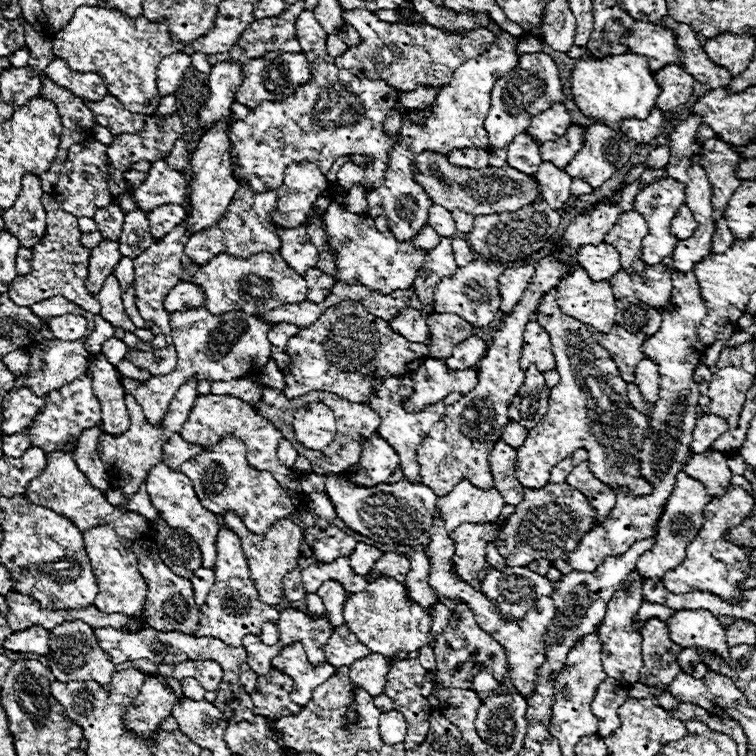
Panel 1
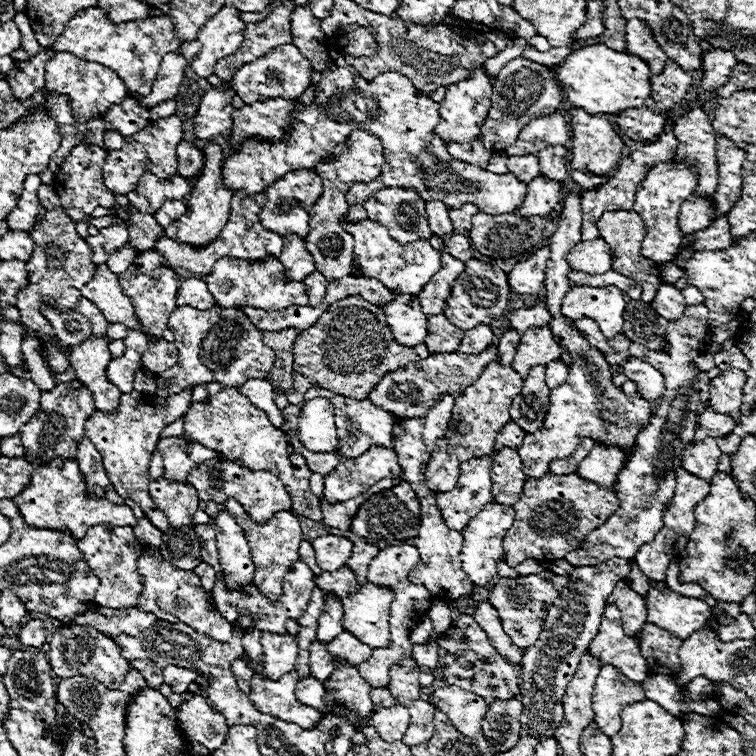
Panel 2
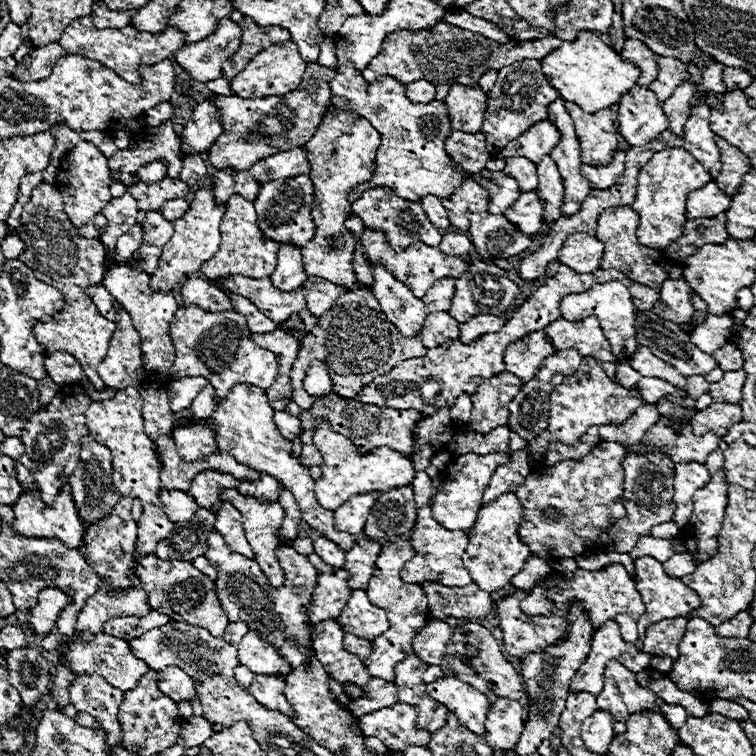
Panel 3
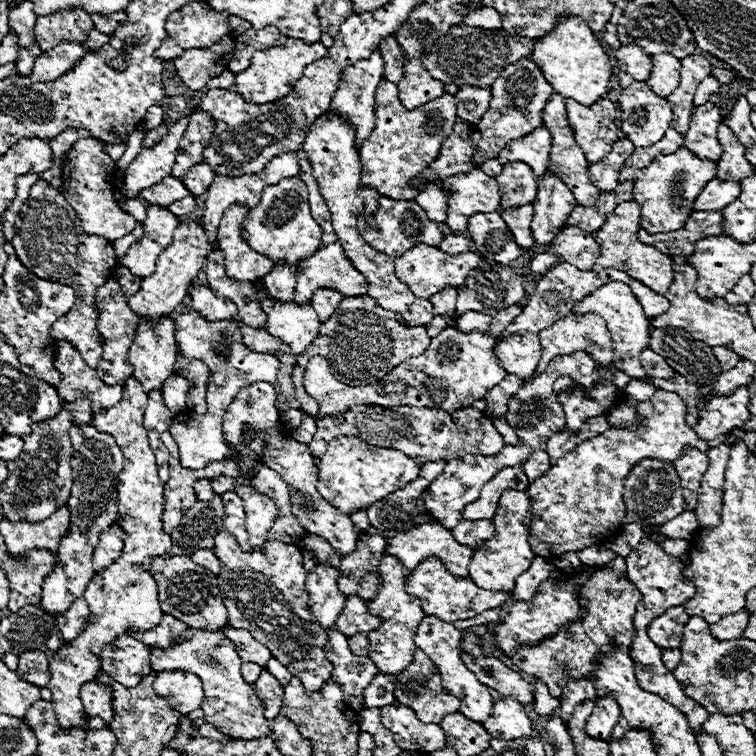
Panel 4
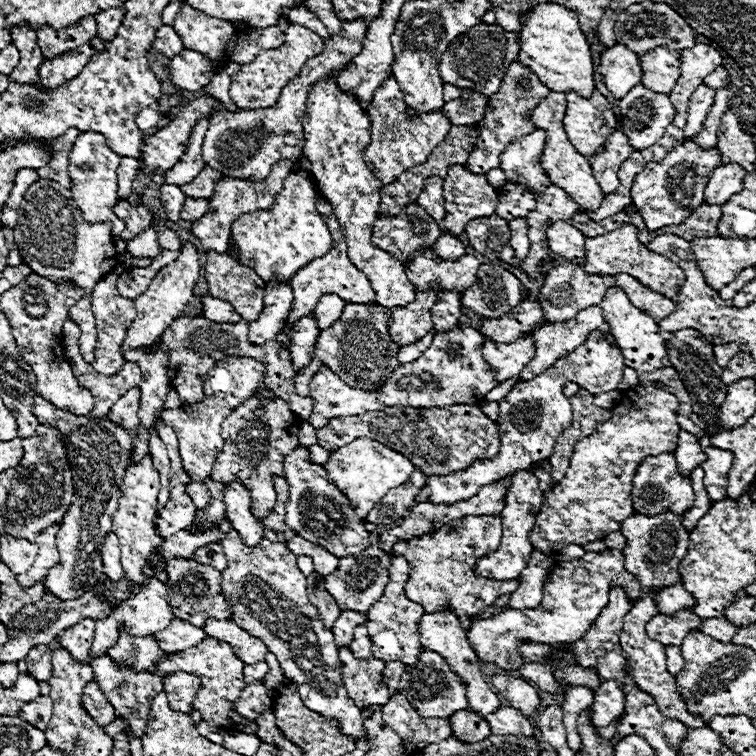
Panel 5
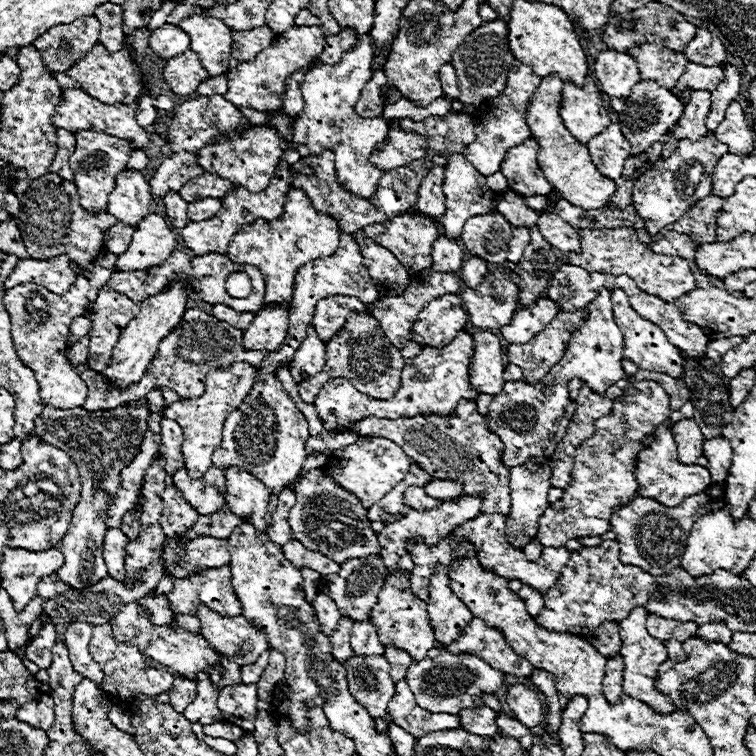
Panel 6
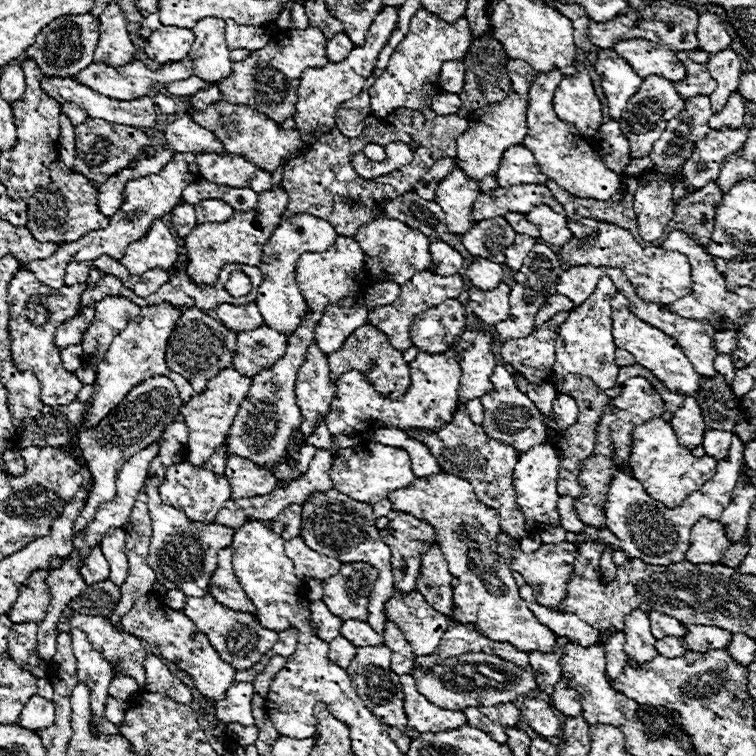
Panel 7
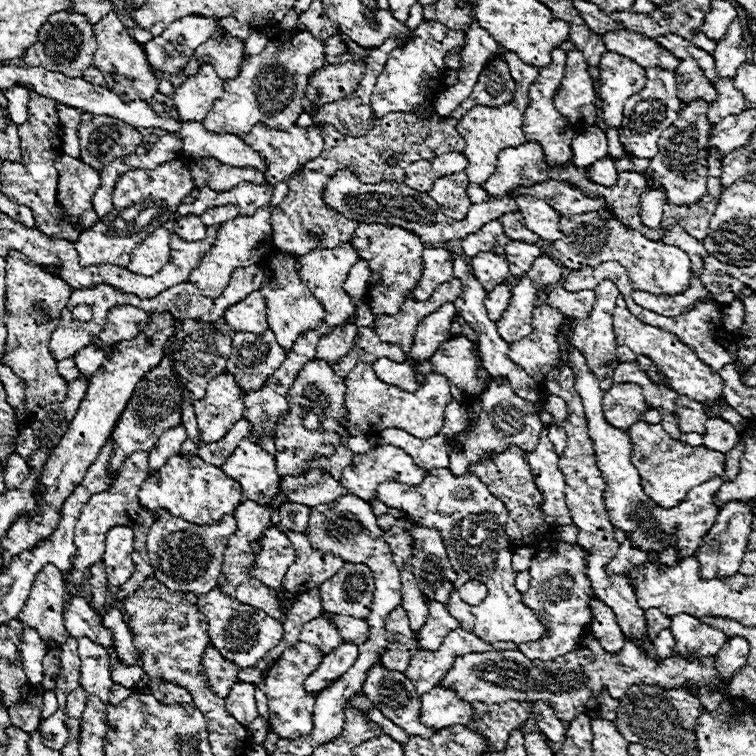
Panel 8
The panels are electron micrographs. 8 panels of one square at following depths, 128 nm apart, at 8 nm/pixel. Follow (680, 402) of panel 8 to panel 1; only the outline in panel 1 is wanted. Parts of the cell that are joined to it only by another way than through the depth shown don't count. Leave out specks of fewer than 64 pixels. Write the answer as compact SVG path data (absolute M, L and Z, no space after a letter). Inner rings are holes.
M680 472L676 478L676 488L672 490L672 496L668 498L668 504L662 512L660 526L658 526L658 536L656 536L656 548L648 552L648 556L640 556L636 572L644 578L662 578L668 570L676 568L684 556L686 556L686 546L696 538L696 532L700 532L702 520L704 520L704 506L712 500L712 496L706 492L704 484L686 476Z

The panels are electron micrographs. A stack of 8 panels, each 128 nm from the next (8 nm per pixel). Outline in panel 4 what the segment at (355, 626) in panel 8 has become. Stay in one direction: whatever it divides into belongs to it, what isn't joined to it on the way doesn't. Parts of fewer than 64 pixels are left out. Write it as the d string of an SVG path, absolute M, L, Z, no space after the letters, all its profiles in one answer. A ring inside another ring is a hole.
M360 632L360 636L350 636L348 638L350 650L356 656L368 656L368 636L364 632Z

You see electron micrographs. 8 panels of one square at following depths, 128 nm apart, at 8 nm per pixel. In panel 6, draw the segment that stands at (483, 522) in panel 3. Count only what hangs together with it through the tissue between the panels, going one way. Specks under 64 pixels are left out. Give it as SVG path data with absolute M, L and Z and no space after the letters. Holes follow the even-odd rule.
M532 458L526 460L520 468L510 468L510 498L512 508L506 516L506 538L514 548L524 548L536 532L538 532L538 520L544 514L544 510L550 506L548 502L548 488L550 488L550 460L548 458Z

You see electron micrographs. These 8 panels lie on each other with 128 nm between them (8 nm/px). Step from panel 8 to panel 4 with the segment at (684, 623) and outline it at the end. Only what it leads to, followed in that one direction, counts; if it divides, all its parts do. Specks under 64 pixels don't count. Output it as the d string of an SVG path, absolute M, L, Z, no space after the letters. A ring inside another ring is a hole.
M736 612L736 616L724 616L724 620L718 620L716 624L710 626L712 636L716 636L718 640L734 640L734 638L742 638L744 628L748 626L748 618L750 614L744 612Z

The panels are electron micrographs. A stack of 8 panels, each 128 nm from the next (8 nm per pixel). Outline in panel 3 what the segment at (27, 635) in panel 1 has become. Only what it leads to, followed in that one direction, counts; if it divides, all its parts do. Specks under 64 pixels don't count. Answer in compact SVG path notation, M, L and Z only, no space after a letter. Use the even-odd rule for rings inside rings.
M46 588L40 592L40 602L36 608L32 608L30 616L30 628L34 634L48 634L50 628L54 628L54 622L60 614L60 610L68 604L68 596L62 594L60 590Z

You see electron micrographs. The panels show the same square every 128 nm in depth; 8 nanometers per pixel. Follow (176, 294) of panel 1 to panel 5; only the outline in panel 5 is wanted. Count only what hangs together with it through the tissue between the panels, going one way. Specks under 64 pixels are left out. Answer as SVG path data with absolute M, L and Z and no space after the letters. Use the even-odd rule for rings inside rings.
M210 294L202 296L202 316L212 320L212 322L236 322L236 320L240 320L240 314L236 314L228 302L218 300Z

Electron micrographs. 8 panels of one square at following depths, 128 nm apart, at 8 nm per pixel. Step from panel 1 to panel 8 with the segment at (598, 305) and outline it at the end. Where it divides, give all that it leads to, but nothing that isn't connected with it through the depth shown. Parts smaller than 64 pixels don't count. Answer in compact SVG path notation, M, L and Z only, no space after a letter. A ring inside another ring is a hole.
M622 294L618 296L616 308L614 308L614 336L616 336L618 344L624 344L630 350L634 350L636 354L650 358L656 364L656 368L670 380L672 390L676 394L682 394L682 396L688 396L692 400L700 400L706 404L714 404L722 396L722 378L716 372L712 372L708 366L704 366L696 358L696 354L678 340L678 336L674 336L672 332L666 332L662 328L642 324L638 318L634 318L630 314L630 310L626 308Z

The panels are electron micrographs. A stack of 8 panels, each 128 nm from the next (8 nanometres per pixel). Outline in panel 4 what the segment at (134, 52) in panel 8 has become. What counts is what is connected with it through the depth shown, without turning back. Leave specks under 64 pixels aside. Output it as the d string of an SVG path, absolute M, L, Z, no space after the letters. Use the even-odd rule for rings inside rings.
M122 10L114 12L114 14L92 14L90 18L94 22L94 28L100 30L100 32L104 32L104 34L116 32L116 28L126 22L126 14Z

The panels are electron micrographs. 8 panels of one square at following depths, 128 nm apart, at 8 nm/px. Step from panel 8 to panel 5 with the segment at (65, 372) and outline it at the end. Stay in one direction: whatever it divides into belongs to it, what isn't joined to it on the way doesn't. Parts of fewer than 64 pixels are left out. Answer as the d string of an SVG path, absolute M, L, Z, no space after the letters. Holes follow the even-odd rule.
M40 178L32 188L28 188L24 202L20 204L18 212L18 224L16 230L22 234L14 234L16 246L20 248L20 256L24 264L30 264L30 268L38 276L46 276L54 280L54 276L72 276L70 280L84 290L82 300L70 310L70 320L80 326L80 354L84 360L94 362L96 354L96 322L94 314L90 308L90 292L92 288L110 272L110 260L116 262L118 266L118 256L116 256L116 246L112 242L110 234L110 224L88 224L82 220L80 210L76 208L72 200L72 192L54 180L44 180Z

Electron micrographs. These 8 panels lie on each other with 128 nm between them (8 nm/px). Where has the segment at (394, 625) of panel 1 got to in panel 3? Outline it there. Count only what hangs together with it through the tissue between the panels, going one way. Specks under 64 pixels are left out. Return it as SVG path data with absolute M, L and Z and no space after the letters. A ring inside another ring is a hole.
M352 592L344 612L340 612L336 620L340 622L344 634L354 634L370 642L388 630L386 610L374 606L366 592Z

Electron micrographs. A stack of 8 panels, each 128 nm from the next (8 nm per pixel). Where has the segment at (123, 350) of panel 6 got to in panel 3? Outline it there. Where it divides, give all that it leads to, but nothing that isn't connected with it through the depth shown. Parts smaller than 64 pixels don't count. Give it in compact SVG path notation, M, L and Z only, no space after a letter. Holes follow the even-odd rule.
M204 186L198 192L194 192L194 198L190 202L188 212L182 218L172 222L174 236L164 248L164 256L160 258L158 272L152 274L152 288L156 288L156 290L172 290L182 278L196 272L200 268L200 264L204 264L206 260L210 260L218 252L220 224L222 224L222 218L224 218L224 210L226 210L226 206L224 204L220 206L216 202L212 186Z

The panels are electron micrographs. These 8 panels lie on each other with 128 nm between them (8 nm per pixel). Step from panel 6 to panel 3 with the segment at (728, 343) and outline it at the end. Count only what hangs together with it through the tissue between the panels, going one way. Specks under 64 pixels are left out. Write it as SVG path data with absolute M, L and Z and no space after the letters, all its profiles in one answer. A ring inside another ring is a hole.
M724 344L720 350L716 350L714 354L714 360L718 362L720 370L732 370L732 368L742 368L744 366L744 358L742 358L742 352L734 346L734 344Z

